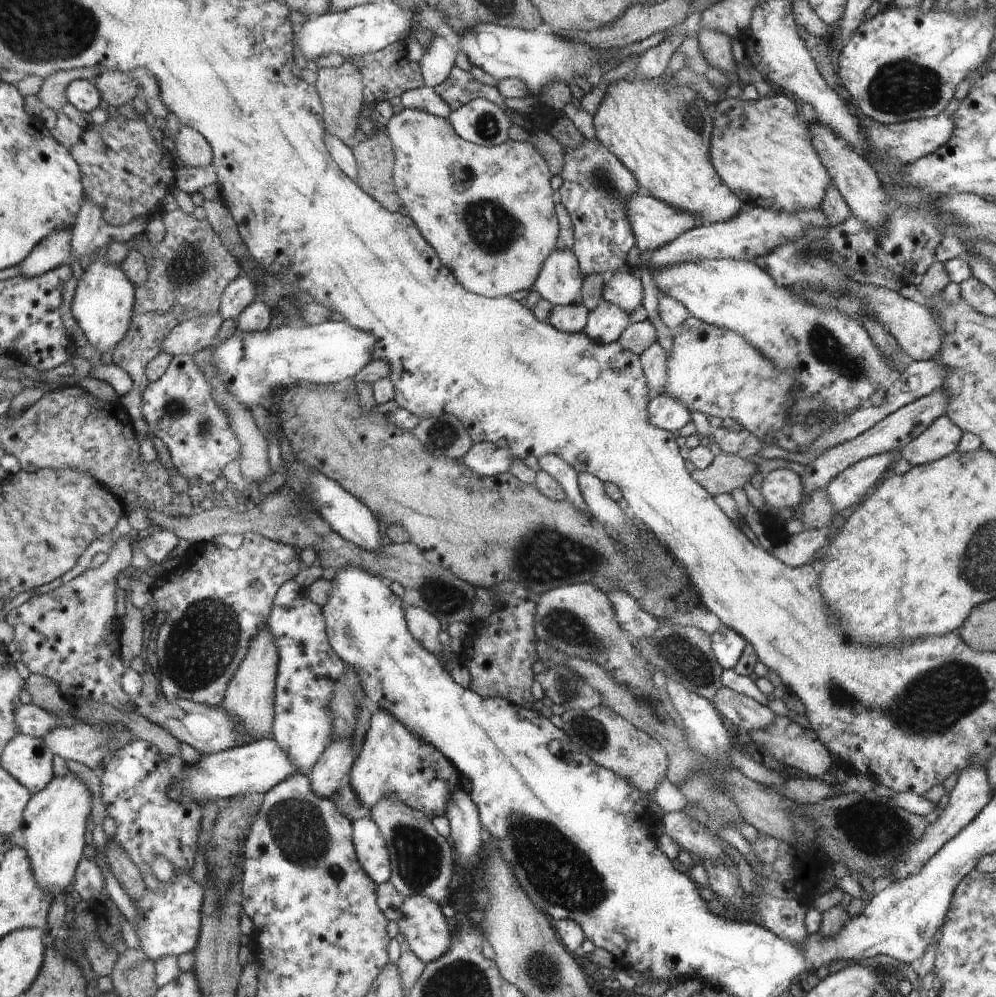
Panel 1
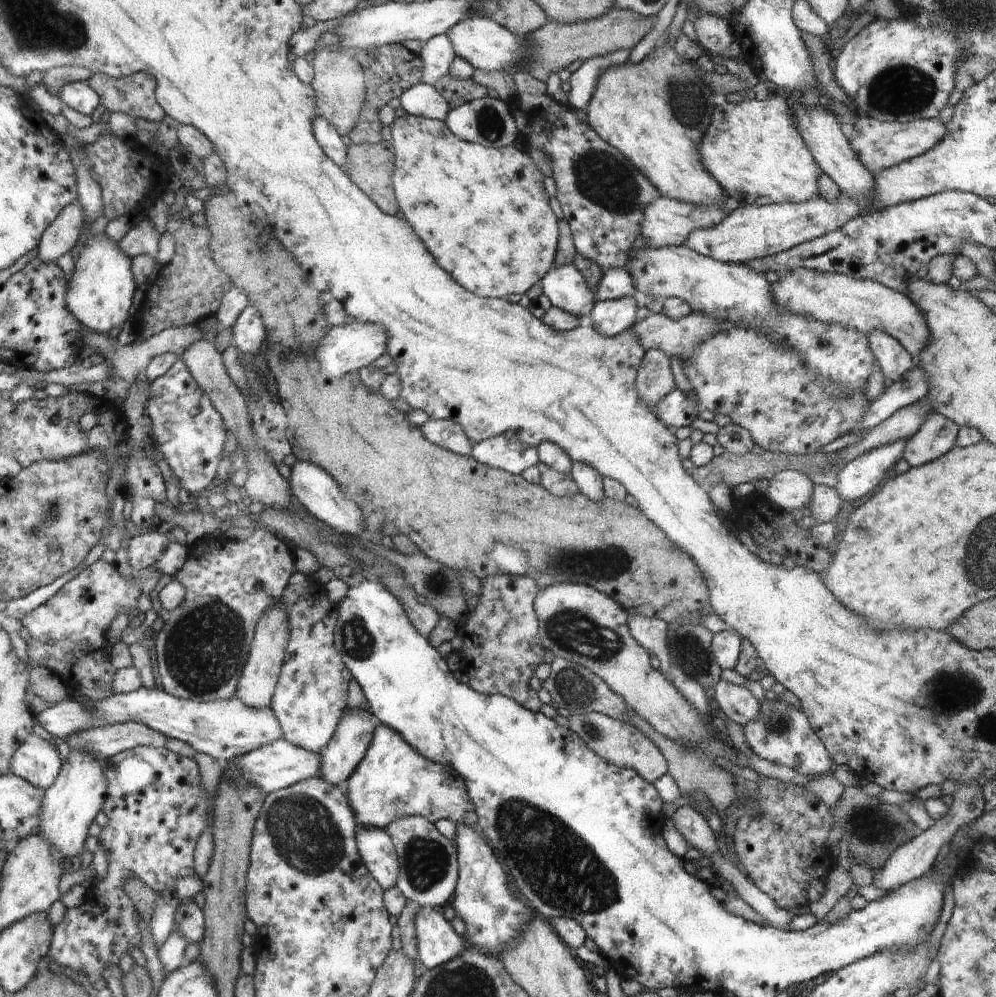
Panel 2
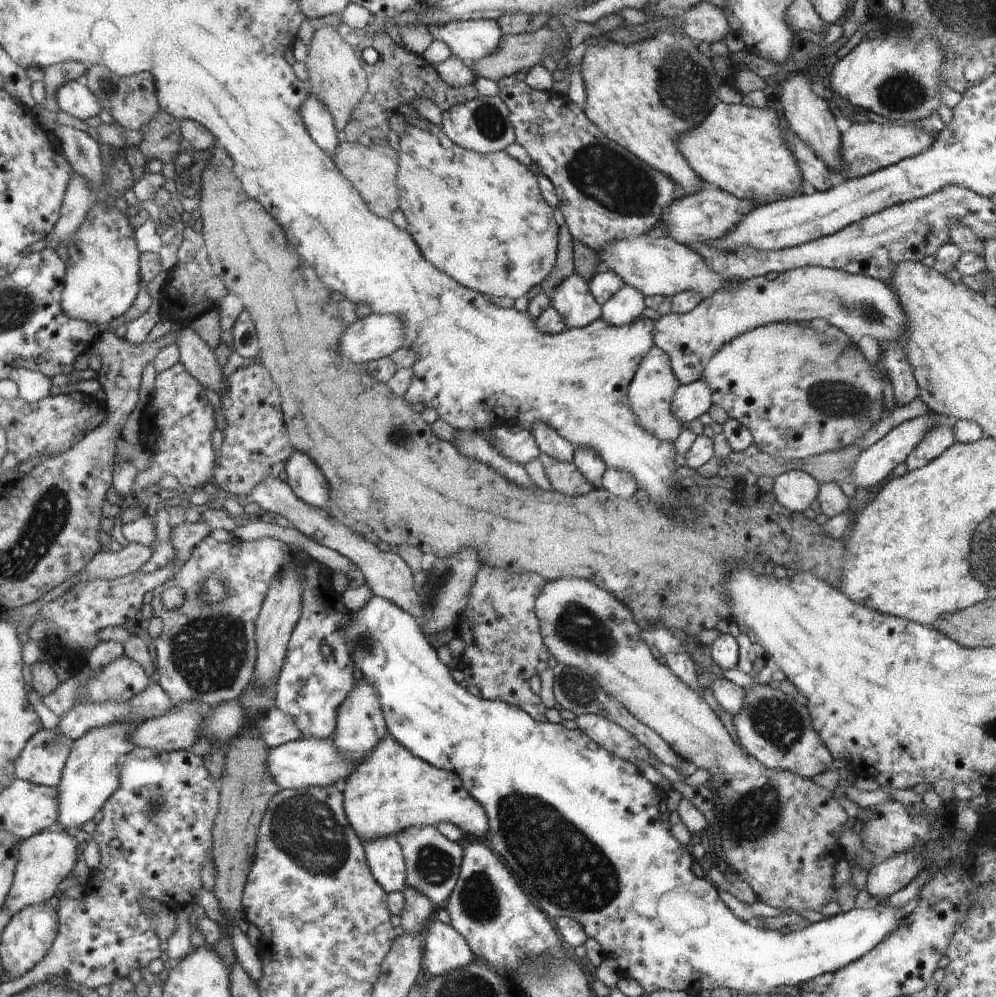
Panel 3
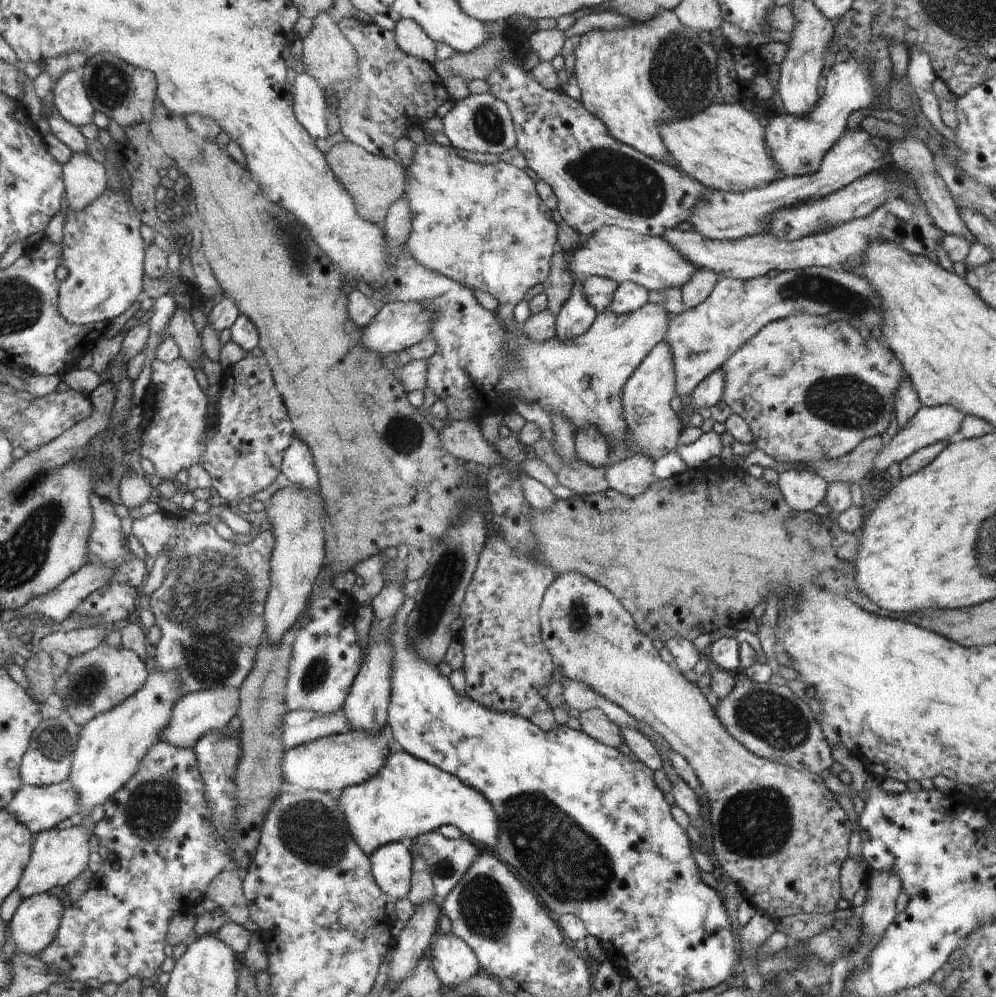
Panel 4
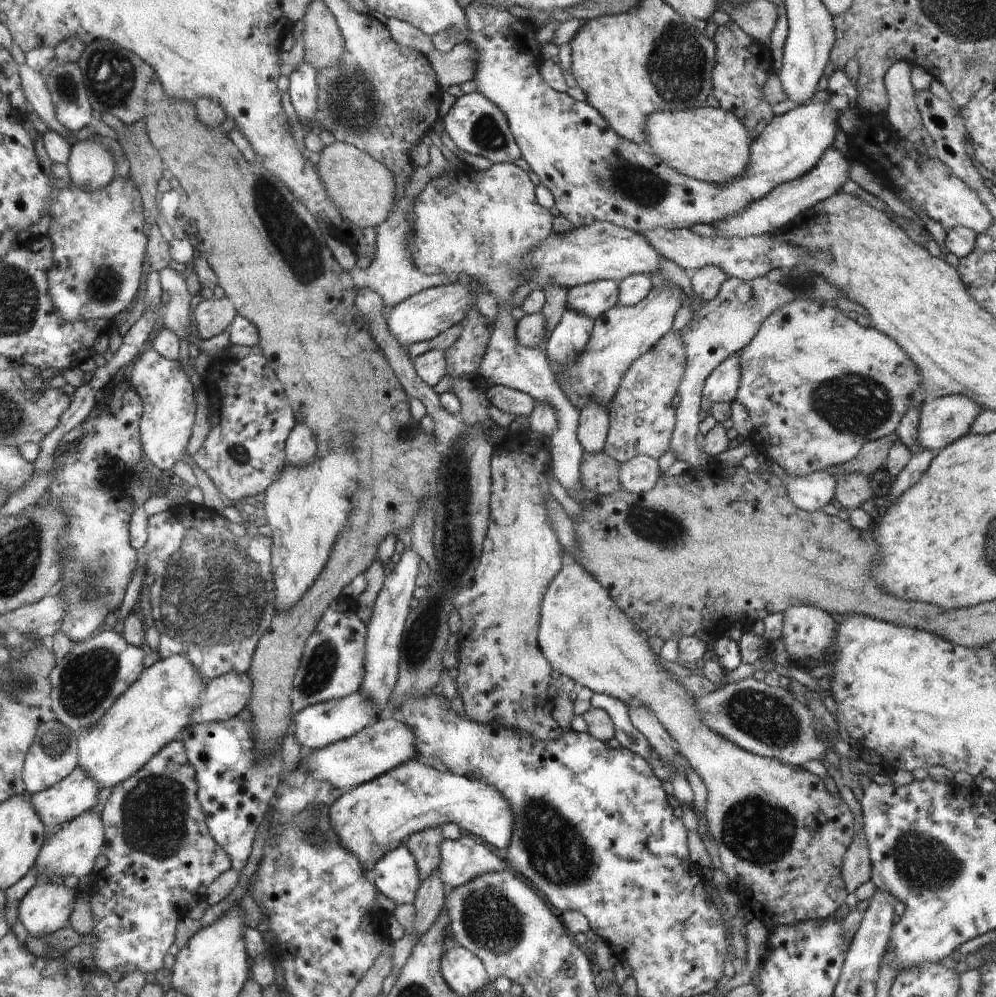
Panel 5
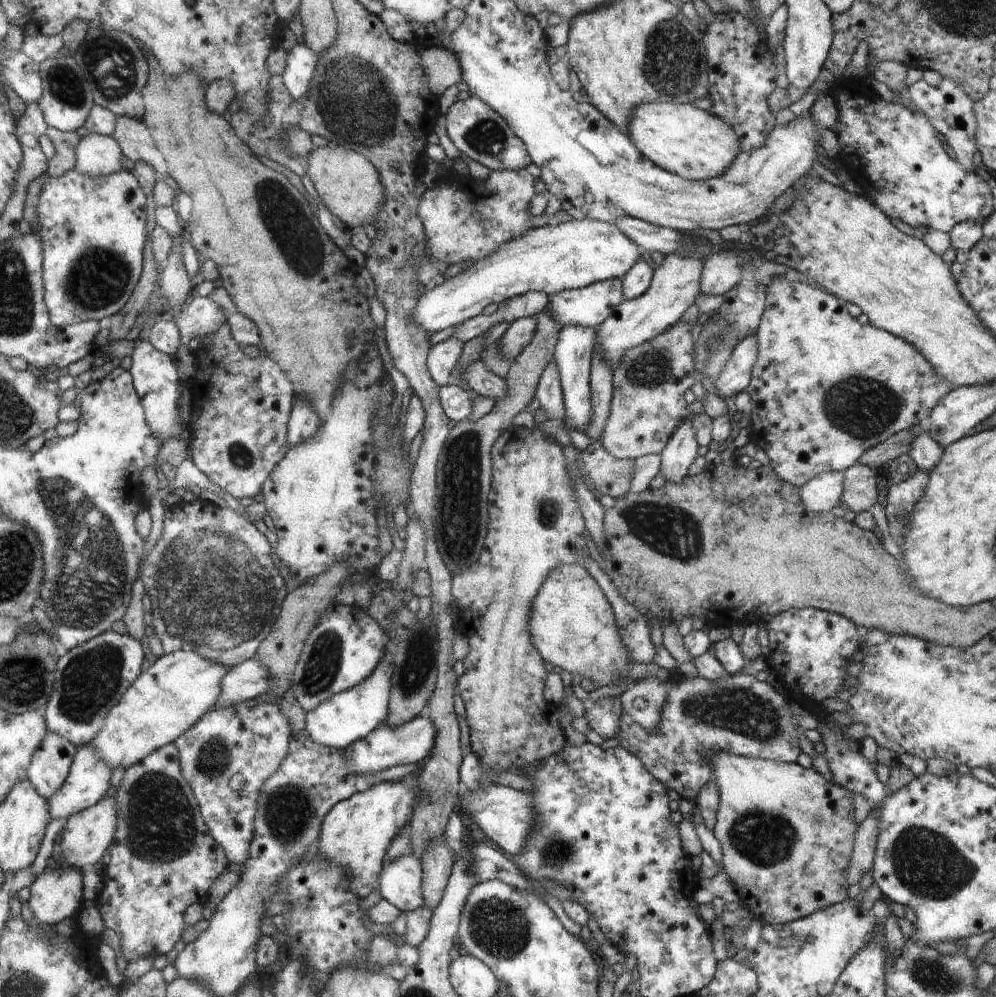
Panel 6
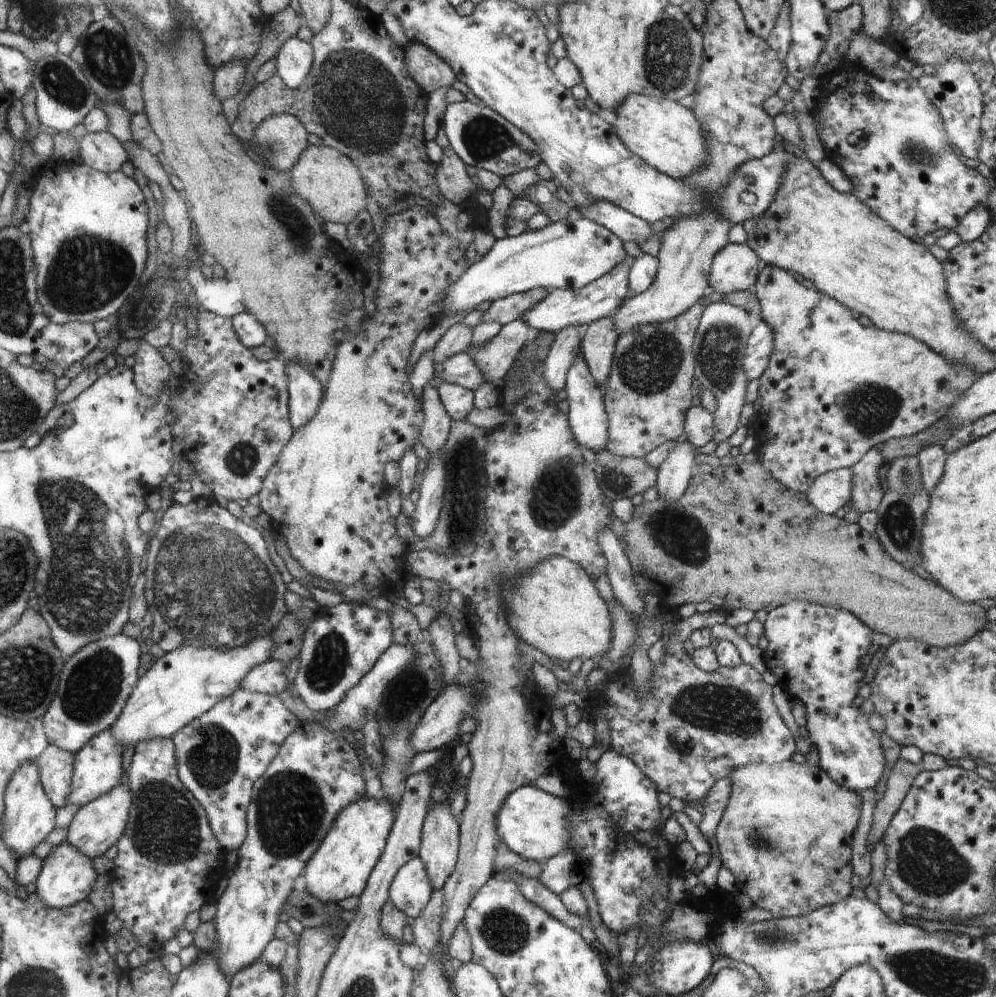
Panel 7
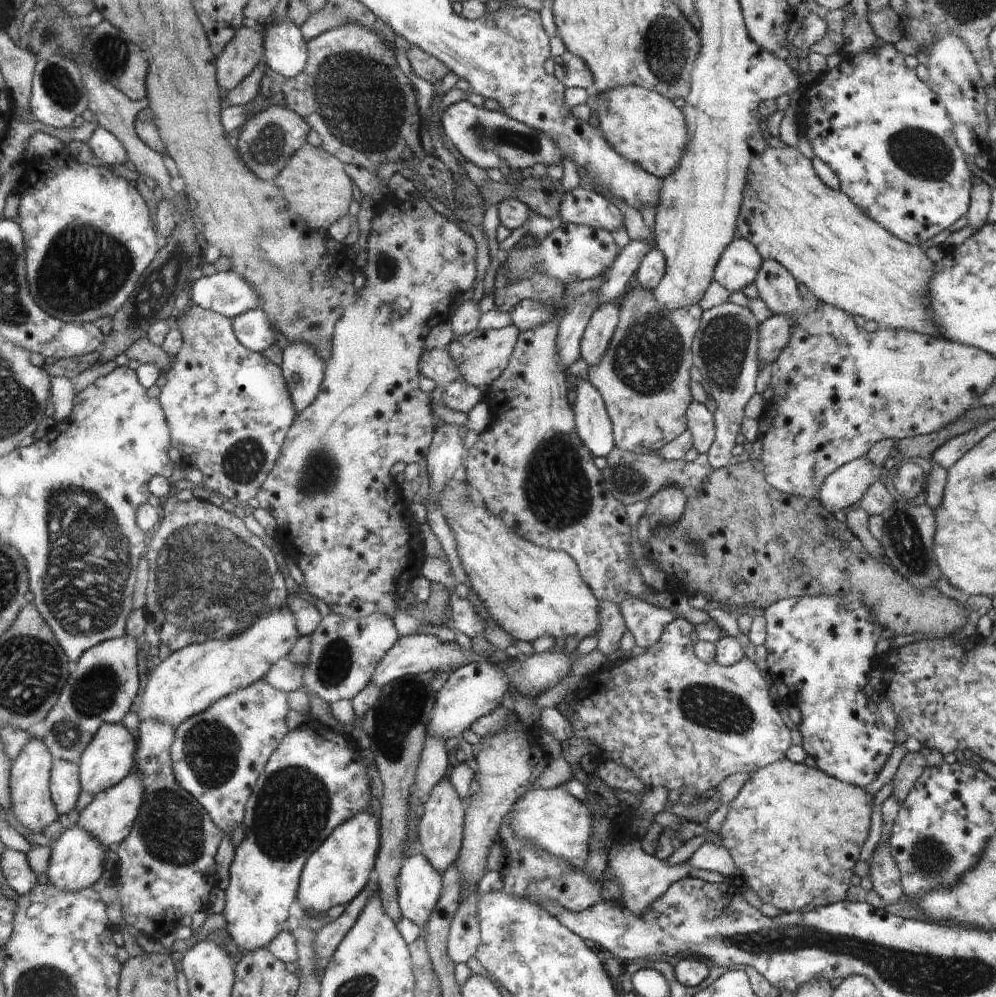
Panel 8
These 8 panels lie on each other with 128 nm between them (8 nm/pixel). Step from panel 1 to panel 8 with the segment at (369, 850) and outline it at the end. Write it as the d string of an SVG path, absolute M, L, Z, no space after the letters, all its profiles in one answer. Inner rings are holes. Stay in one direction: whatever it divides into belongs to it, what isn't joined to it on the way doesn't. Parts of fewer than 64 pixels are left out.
M422 853L412 854L404 859L398 885L402 916L424 930L442 897L443 874Z

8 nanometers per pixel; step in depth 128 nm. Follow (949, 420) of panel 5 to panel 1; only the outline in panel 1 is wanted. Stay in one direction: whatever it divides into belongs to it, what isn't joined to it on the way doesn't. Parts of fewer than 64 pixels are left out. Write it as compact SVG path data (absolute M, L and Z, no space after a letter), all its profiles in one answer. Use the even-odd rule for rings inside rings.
M901 449L868 457L843 470L834 481L826 486L826 492L836 511L858 506L866 500L870 491L893 459L899 459Z

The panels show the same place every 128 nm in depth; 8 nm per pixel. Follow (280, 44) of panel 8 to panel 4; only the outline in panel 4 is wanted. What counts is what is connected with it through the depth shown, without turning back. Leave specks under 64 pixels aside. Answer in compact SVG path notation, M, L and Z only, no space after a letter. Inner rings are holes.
M307 73L296 74L296 80L292 84L292 94L295 95L295 118L299 120L305 130L308 130L308 134L312 136L312 139L321 141L328 138L330 132L328 132L328 108L324 91L317 85L318 82Z

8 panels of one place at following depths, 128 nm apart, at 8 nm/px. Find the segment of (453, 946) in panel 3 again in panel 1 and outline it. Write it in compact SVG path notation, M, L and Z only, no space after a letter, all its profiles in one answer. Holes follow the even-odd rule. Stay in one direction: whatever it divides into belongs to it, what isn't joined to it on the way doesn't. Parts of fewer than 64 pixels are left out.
M422 895L404 899L401 917L393 929L405 936L409 947L424 964L442 957L451 948L450 930L440 906Z

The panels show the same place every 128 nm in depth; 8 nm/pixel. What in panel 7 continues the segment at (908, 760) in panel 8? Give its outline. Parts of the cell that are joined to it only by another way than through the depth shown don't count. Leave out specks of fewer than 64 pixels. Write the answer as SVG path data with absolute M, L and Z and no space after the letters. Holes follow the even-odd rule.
M899 757L894 763L883 790L882 798L876 803L873 823L869 836L869 850L872 852L876 843L883 838L892 817L898 812L906 793L914 779L924 770L922 763L911 763Z

